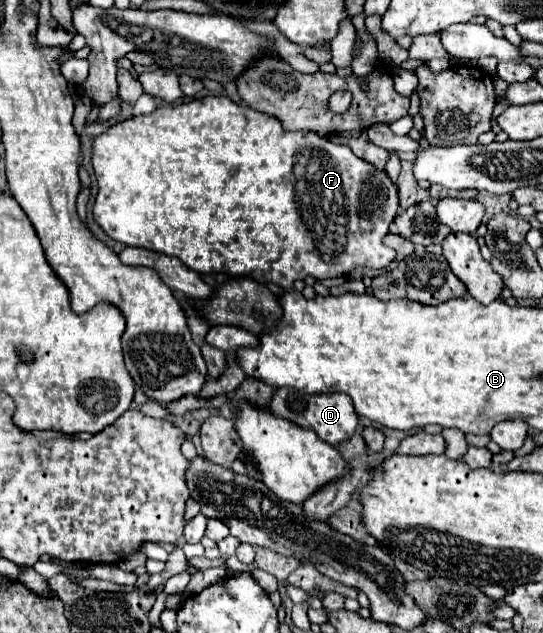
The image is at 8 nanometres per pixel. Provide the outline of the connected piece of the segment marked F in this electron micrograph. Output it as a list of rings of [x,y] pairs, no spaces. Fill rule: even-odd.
[[[206,96],[202,100],[192,100],[180,106],[164,104],[164,106],[158,106],[150,114],[132,116],[128,120],[122,120],[110,126],[106,132],[96,136],[94,140],[92,166],[94,166],[94,174],[100,188],[94,202],[94,218],[100,224],[100,228],[110,238],[126,246],[140,246],[146,250],[176,256],[198,274],[206,274],[206,272],[246,274],[246,276],[256,278],[256,282],[272,282],[280,286],[282,290],[292,290],[292,284],[296,280],[304,280],[306,276],[314,276],[316,280],[338,278],[338,276],[350,274],[350,270],[356,266],[386,268],[396,258],[396,252],[384,246],[382,242],[382,238],[388,234],[390,222],[398,214],[398,190],[390,182],[386,172],[378,172],[372,164],[358,158],[344,144],[334,144],[312,132],[286,132],[280,126],[278,118],[272,118],[270,114],[260,114],[252,108],[238,106],[228,96]]]

